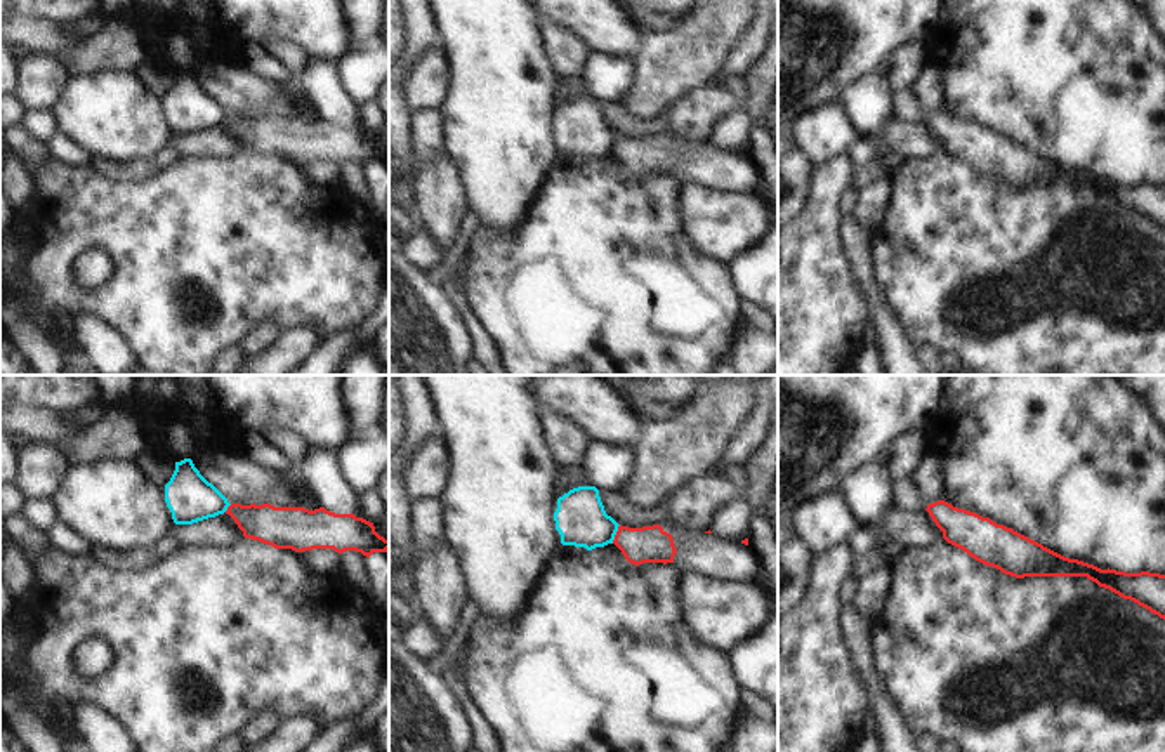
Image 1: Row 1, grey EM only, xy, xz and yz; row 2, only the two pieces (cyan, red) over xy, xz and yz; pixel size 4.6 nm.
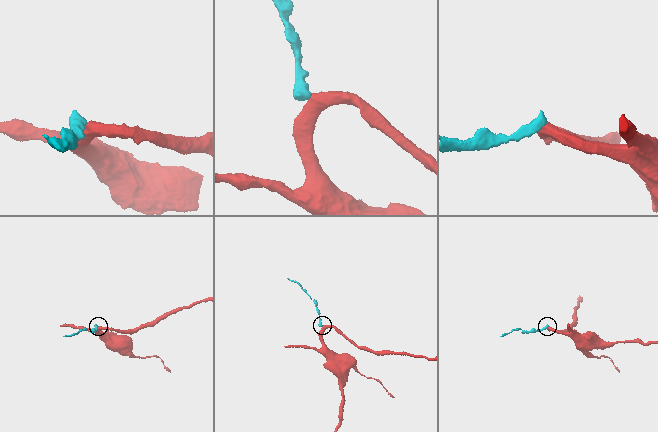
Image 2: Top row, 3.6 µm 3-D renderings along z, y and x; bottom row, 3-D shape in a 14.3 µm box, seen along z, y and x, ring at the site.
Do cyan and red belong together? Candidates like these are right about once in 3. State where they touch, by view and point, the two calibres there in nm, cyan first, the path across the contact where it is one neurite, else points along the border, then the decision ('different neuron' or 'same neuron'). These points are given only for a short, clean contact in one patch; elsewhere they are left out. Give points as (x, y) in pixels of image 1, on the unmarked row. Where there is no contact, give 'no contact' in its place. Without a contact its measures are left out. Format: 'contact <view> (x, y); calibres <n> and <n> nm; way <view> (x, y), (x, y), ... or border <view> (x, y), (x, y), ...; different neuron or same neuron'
contact xz (615, 145); calibres 240 and 180 nm; border xz (620, 136), (612, 153); different neuron

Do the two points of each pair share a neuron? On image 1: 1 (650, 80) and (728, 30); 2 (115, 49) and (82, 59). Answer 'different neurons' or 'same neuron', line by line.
1: same neuron
2: same neuron

